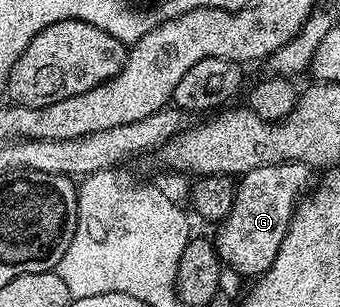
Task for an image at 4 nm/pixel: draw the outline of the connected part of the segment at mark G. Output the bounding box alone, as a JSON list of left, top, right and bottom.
[214,163,309,279]

